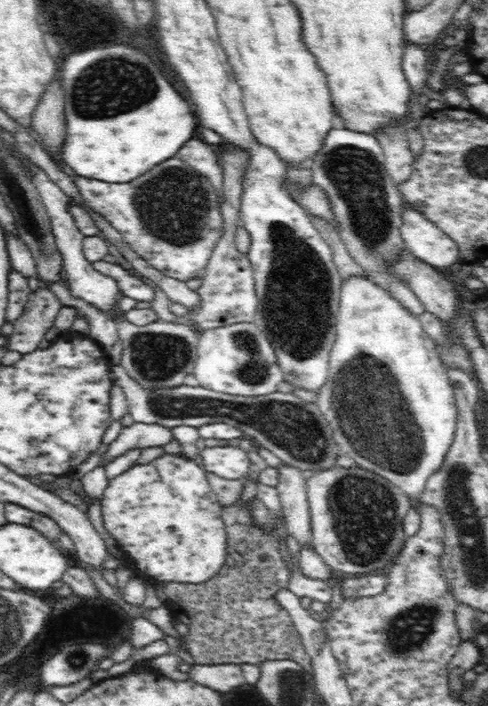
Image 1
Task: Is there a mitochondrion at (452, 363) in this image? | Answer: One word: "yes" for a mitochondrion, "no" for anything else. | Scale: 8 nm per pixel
no

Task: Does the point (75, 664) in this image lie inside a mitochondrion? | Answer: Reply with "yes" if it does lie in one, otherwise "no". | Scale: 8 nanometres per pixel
yes

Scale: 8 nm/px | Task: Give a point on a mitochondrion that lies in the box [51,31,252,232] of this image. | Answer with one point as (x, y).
(115, 84)

